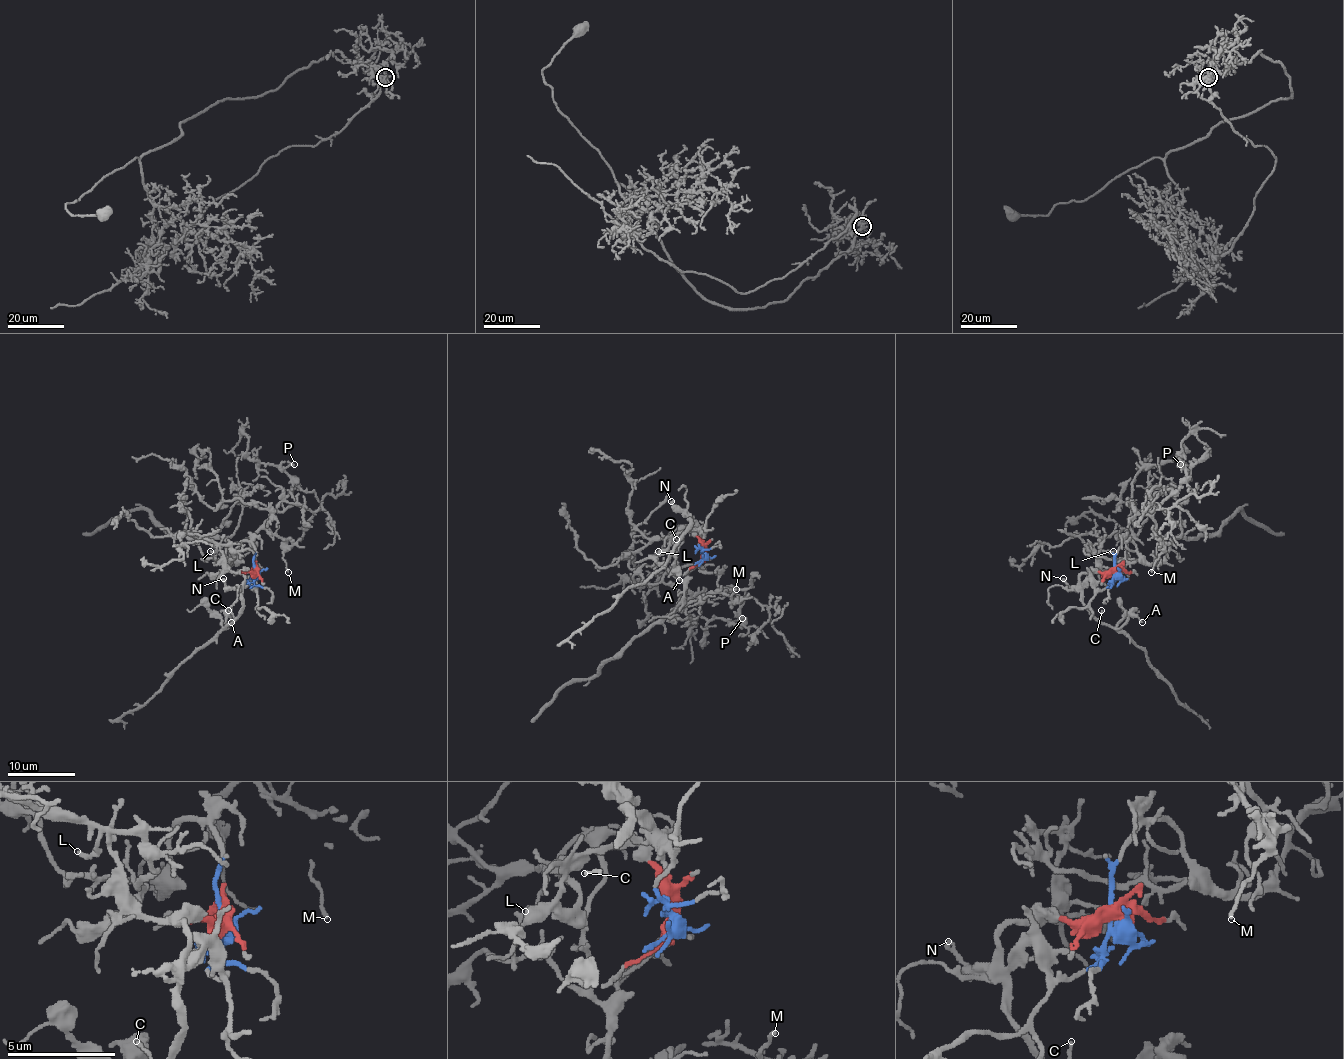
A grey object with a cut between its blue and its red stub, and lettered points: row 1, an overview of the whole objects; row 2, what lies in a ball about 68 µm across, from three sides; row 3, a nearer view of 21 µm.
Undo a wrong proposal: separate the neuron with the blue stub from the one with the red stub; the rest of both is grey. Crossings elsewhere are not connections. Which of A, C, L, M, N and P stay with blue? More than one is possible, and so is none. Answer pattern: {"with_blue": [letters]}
{"with_blue": ["L", "M", "P"]}

